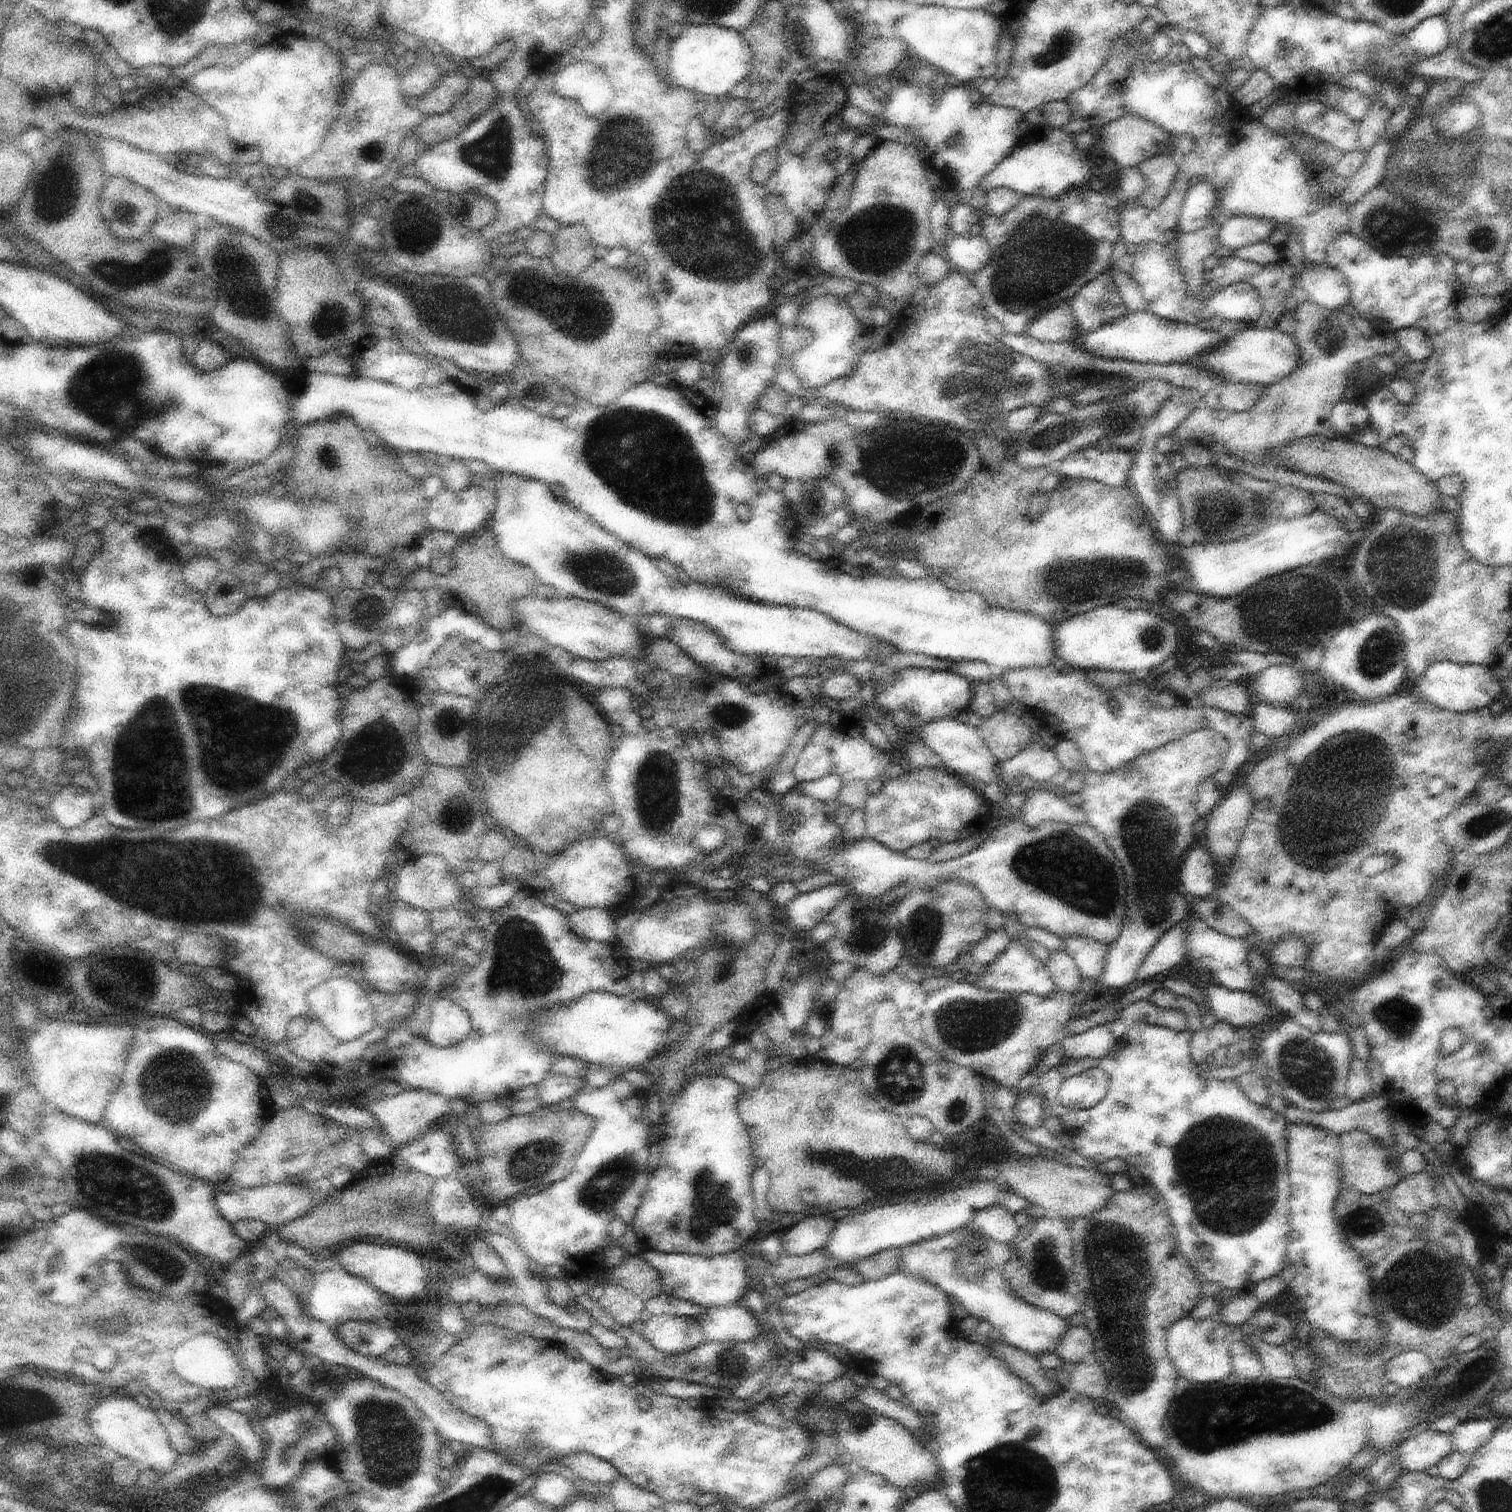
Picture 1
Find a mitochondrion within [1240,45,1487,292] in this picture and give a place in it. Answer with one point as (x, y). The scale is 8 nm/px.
(1387, 219)

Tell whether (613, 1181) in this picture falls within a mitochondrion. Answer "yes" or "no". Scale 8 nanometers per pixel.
yes

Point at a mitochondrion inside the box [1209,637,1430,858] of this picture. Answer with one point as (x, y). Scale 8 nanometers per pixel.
(1332, 769)

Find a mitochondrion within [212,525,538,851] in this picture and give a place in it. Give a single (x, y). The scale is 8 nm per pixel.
(374, 752)

